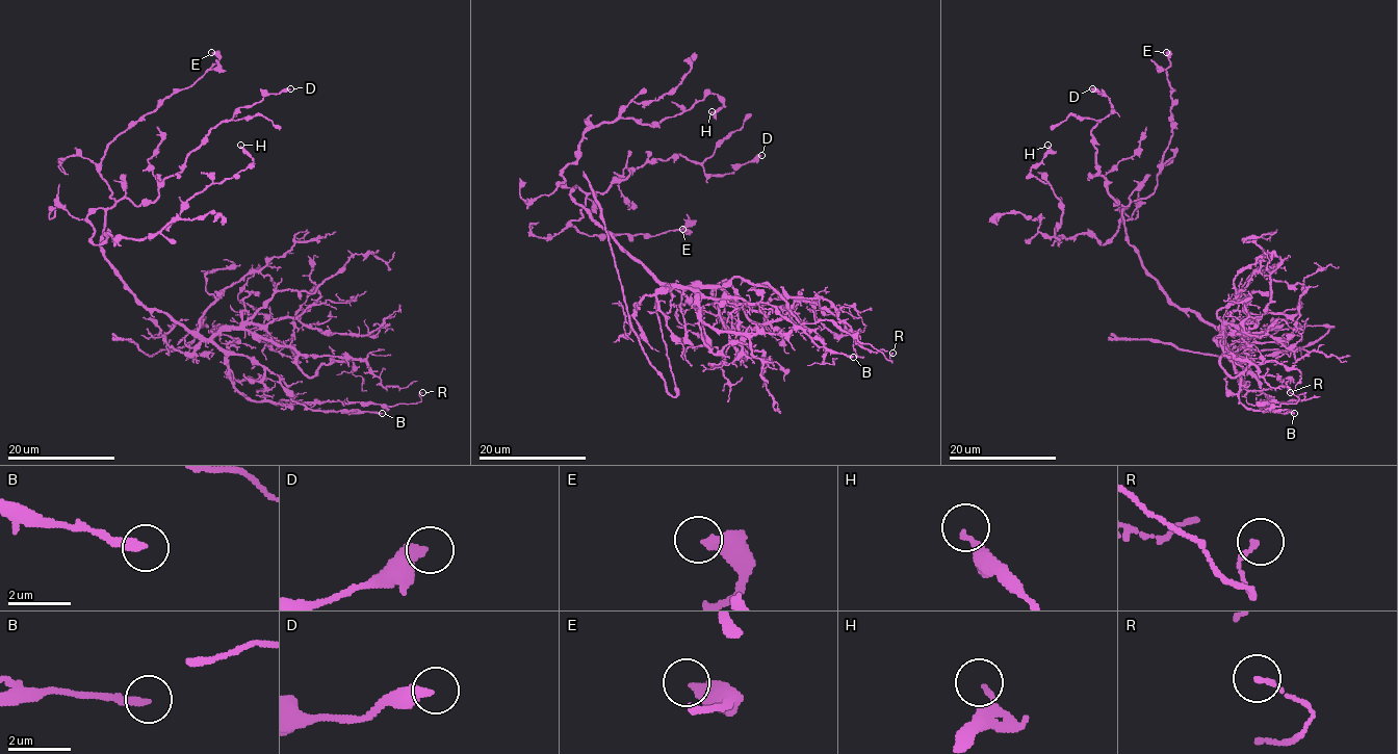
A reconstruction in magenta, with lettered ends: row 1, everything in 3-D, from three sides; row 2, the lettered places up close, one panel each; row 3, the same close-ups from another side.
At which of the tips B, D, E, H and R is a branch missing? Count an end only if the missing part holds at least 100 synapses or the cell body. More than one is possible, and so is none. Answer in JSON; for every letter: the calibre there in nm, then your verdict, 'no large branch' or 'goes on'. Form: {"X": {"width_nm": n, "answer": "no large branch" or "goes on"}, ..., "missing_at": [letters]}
{"B": {"width_nm": 260, "answer": "no large branch"}, "D": {"width_nm": 400, "answer": "no large branch"}, "E": {"width_nm": 320, "answer": "no large branch"}, "H": {"width_nm": 140, "answer": "no large branch"}, "R": {"width_nm": 140, "answer": "no large branch"}, "missing_at": []}

